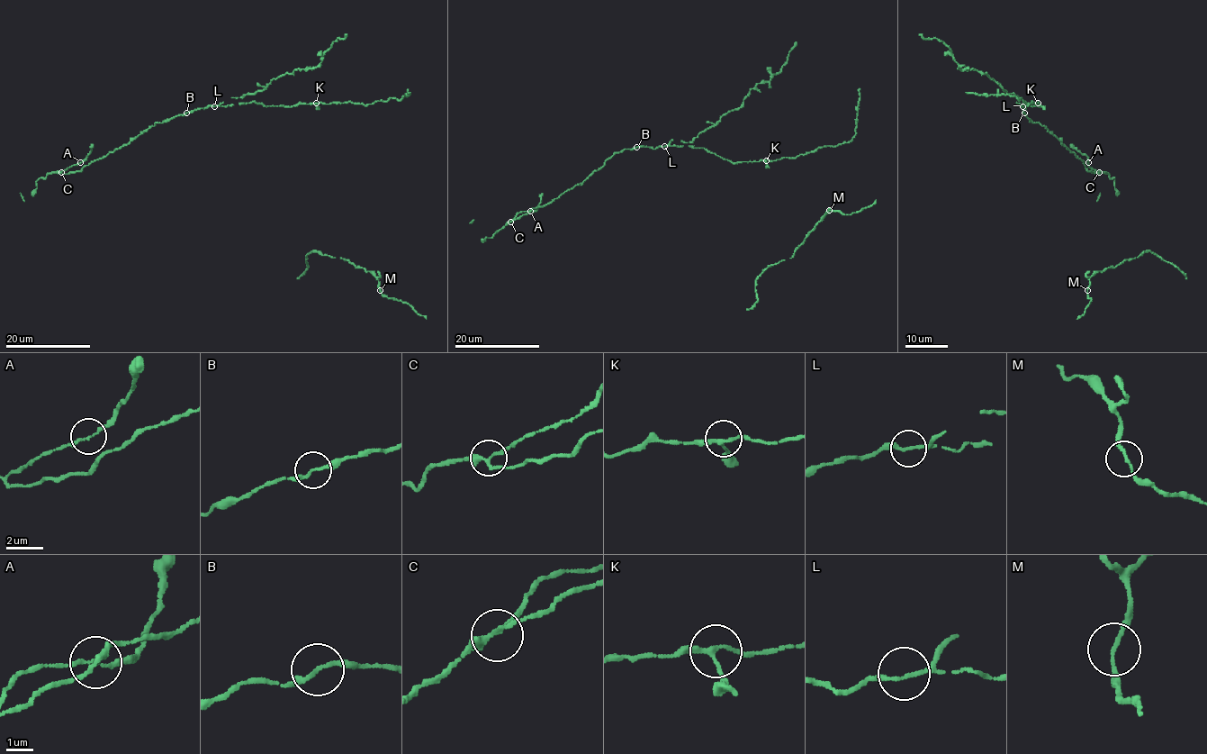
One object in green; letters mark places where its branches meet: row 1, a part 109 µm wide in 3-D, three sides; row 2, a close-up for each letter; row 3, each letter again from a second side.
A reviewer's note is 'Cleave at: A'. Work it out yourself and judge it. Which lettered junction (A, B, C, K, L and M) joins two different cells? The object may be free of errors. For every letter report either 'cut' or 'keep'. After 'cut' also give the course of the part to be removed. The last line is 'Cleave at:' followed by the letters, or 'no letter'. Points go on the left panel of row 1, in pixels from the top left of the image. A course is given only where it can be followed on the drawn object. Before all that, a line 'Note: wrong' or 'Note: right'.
Note: wrong
A: keep
B: keep
C: keep
K: keep
L: keep
M: keep
Cleave at: no letter

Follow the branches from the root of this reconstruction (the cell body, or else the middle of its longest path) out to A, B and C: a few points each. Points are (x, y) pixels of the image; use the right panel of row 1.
A: (1036, 106), (1025, 102), (1022, 106), (1033, 122), (1044, 126), (1088, 170), (1098, 174), (1088, 162)
B: (1036, 106), (1025, 102), (1022, 106), (1026, 108), (1023, 113)
C: (1036, 106), (1025, 102), (1022, 106), (1033, 122), (1044, 126), (1088, 170), (1099, 172)

